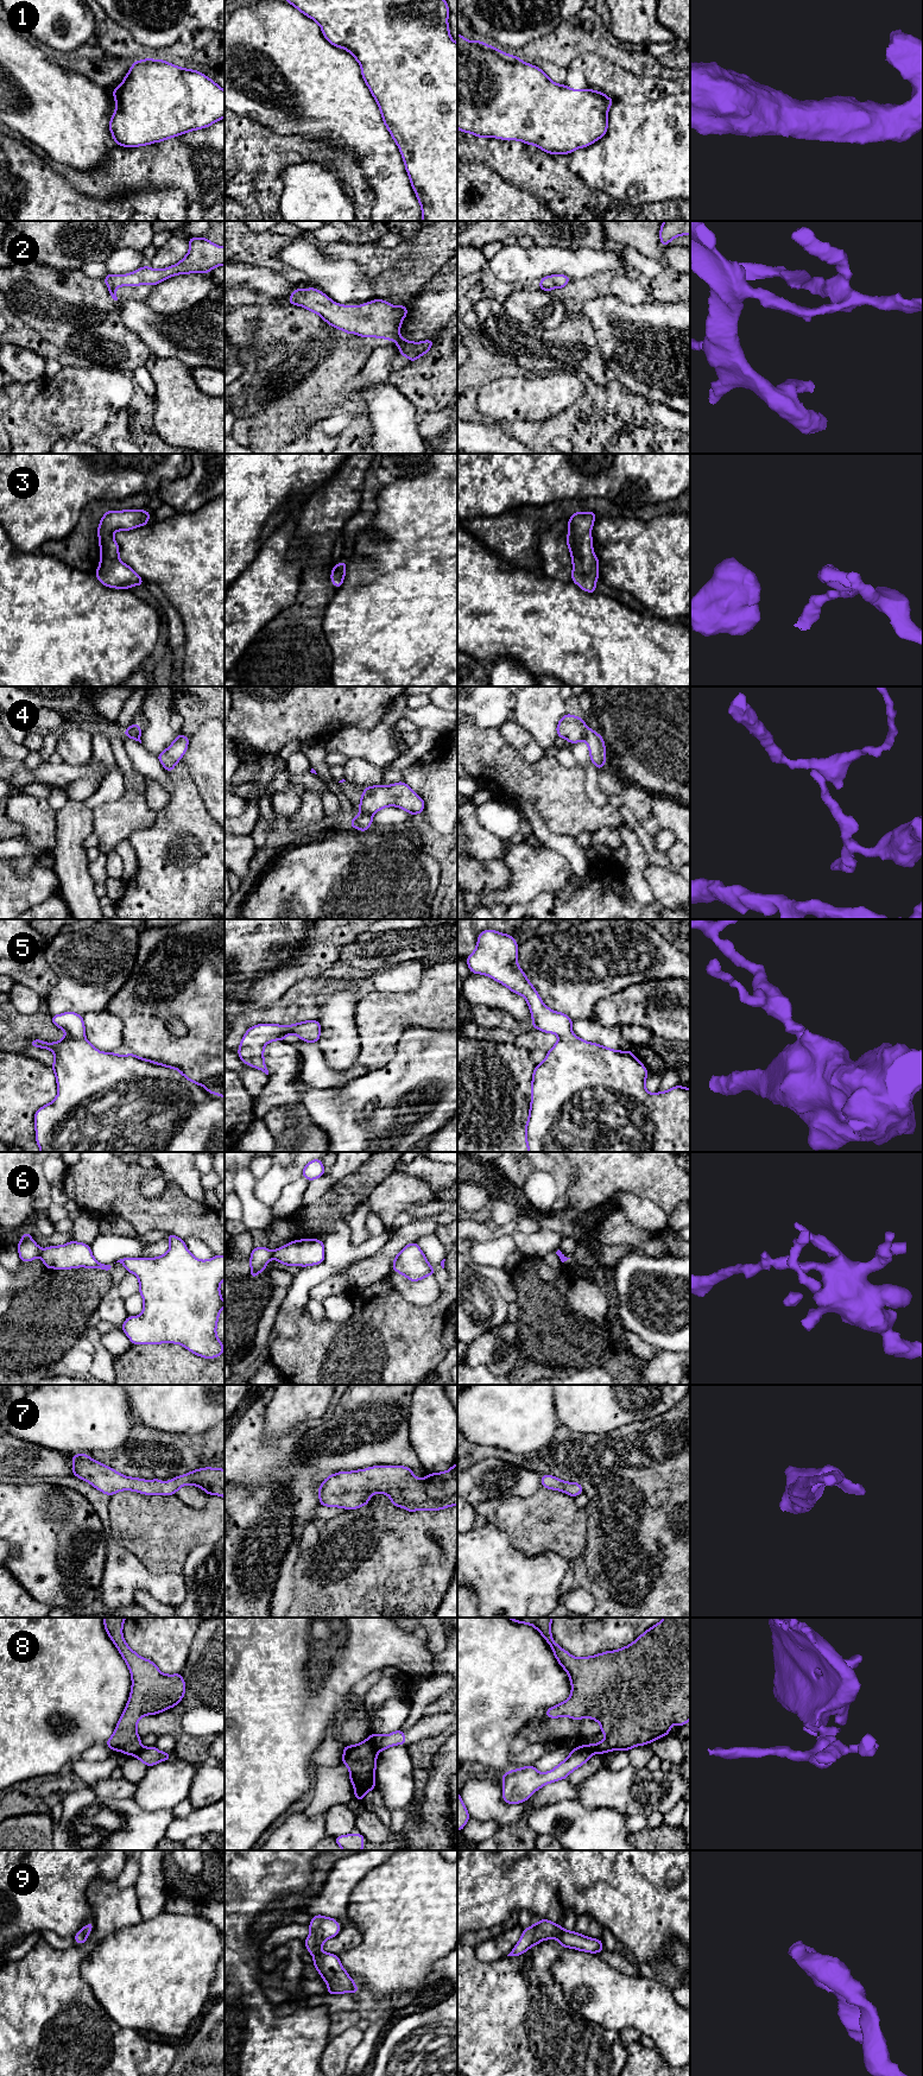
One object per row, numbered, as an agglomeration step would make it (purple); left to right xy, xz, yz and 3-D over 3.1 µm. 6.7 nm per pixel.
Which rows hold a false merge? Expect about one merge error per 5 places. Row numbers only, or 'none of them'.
4, 6, 8

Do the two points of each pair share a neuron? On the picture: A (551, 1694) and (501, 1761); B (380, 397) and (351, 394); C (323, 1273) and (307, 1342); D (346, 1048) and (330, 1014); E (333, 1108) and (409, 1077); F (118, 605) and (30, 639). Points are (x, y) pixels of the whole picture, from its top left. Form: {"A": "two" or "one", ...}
{"A": "one", "B": "two", "C": "two", "D": "one", "E": "one", "F": "one"}

